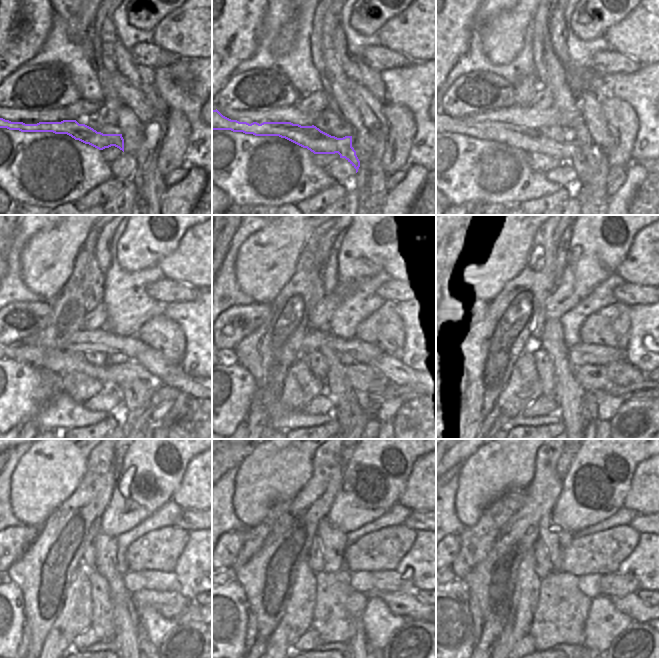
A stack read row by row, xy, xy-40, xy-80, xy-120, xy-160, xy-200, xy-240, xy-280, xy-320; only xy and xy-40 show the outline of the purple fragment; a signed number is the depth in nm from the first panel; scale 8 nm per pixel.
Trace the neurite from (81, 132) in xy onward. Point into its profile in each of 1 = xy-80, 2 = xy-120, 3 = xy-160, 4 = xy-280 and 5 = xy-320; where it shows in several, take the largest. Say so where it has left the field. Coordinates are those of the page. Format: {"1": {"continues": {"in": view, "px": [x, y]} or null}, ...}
{"1": {"continues": {"in": "xy-80", "px": [573, 153]}}, "2": {"continues": {"in": "xy-120", "px": [135, 384]}}, "3": {"continues": {"in": "xy-160", "px": [364, 380]}}, "4": {"continues": {"in": "xy-280", "px": [404, 603]}}, "5": {"continues": {"in": "xy-320", "px": [631, 604]}}}

